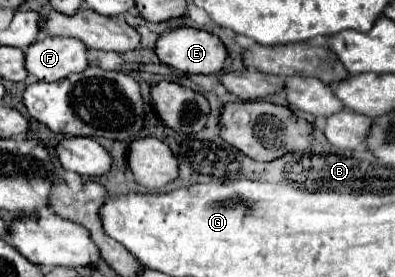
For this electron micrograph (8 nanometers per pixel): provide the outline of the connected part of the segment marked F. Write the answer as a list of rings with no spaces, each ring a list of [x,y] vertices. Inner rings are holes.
[[[44,36],[26,48],[26,70],[40,82],[56,82],[88,66],[86,46],[76,38]]]

